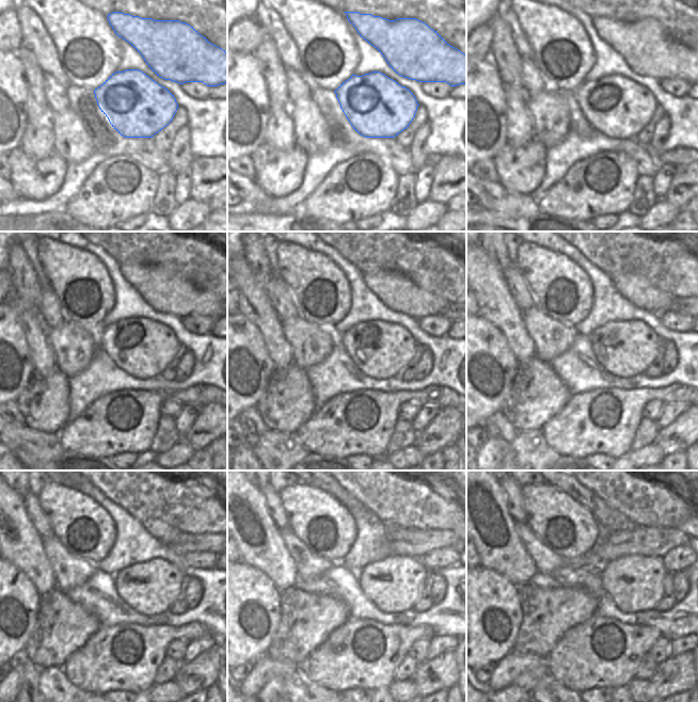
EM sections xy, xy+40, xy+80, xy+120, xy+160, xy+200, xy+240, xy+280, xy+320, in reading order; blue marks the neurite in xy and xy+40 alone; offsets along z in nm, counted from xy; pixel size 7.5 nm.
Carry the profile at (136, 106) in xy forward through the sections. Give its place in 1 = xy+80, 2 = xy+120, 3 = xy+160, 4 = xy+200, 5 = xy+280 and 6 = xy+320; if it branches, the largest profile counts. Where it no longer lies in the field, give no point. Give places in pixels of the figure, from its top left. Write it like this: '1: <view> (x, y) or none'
1: xy+80 (615, 106)
2: xy+120 (143, 348)
3: xy+160 (381, 350)
4: xy+200 (623, 348)
5: xy+280 (395, 584)
6: xy+320 (634, 583)

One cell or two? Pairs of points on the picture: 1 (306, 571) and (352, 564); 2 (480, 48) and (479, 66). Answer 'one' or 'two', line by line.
1: two
2: two

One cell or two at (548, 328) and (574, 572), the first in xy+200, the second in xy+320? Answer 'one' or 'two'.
two

